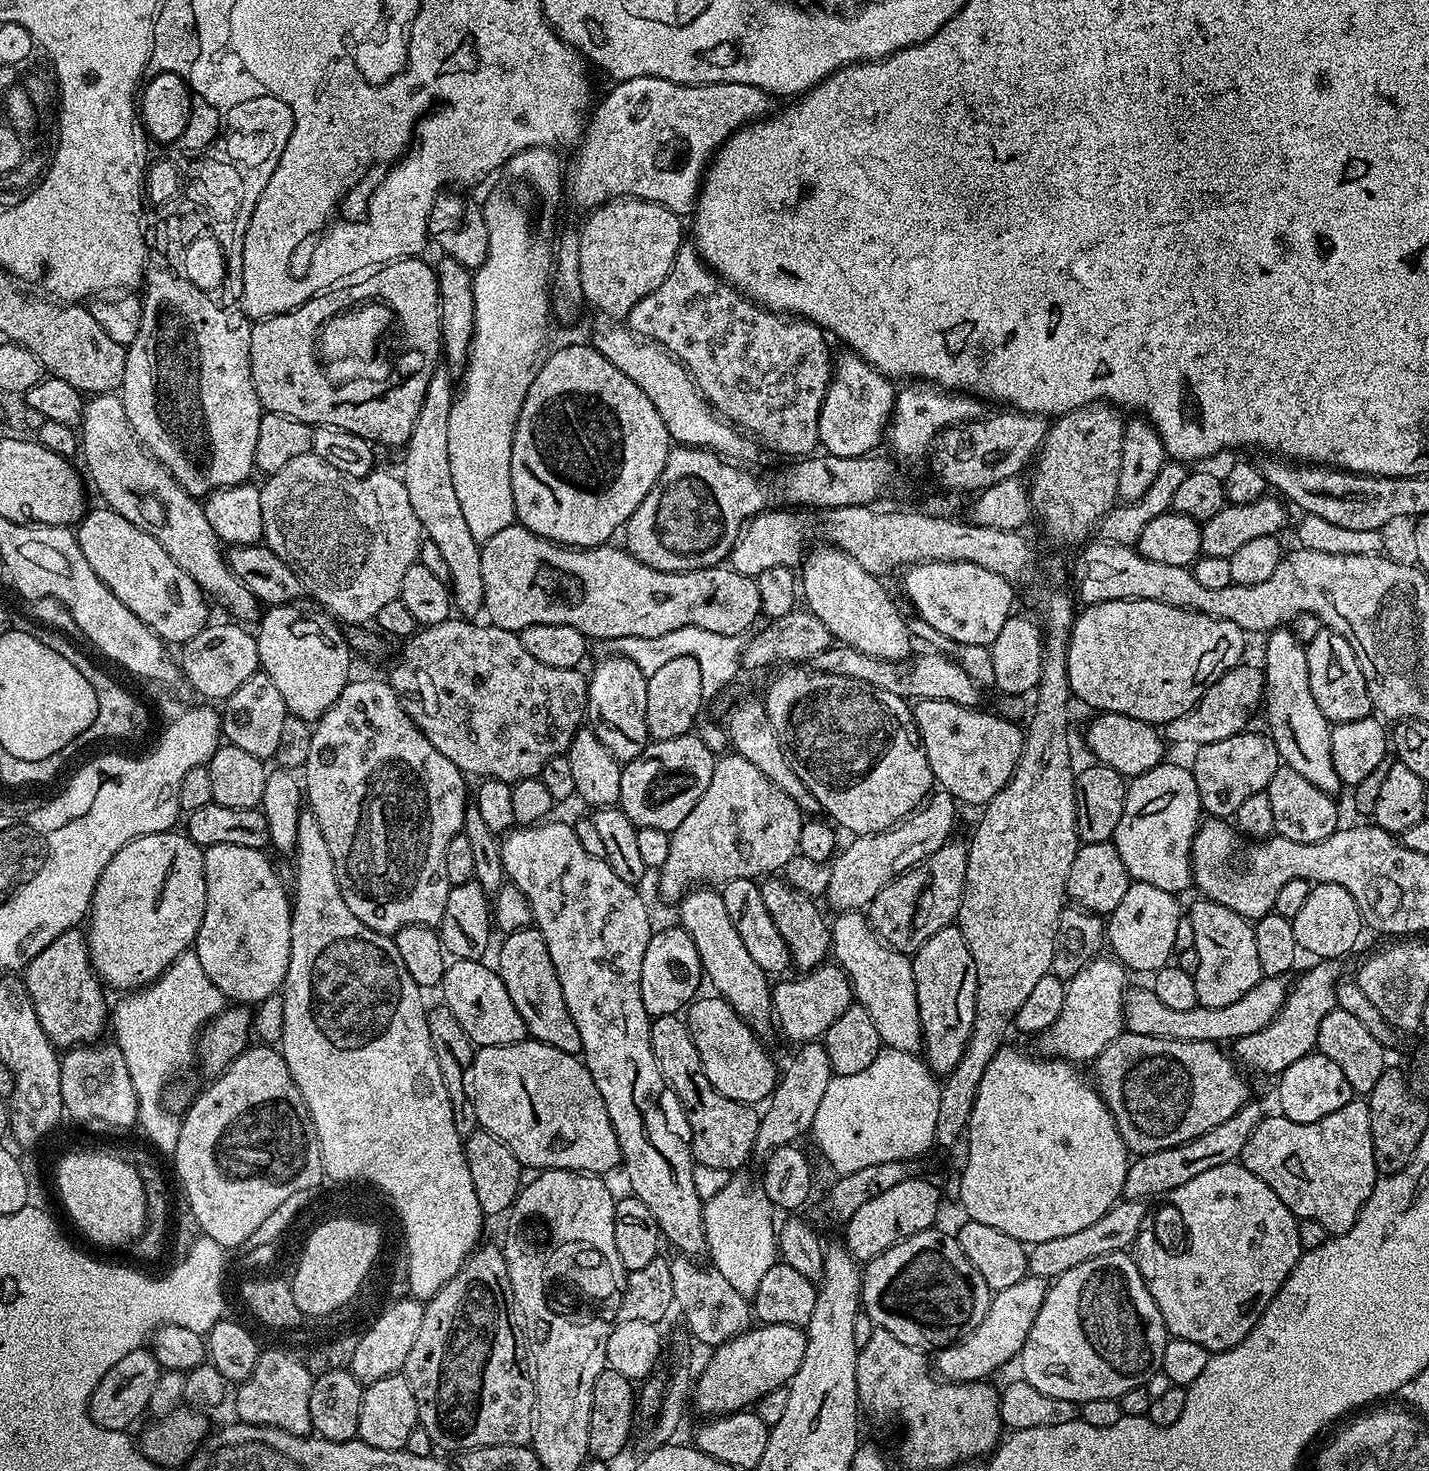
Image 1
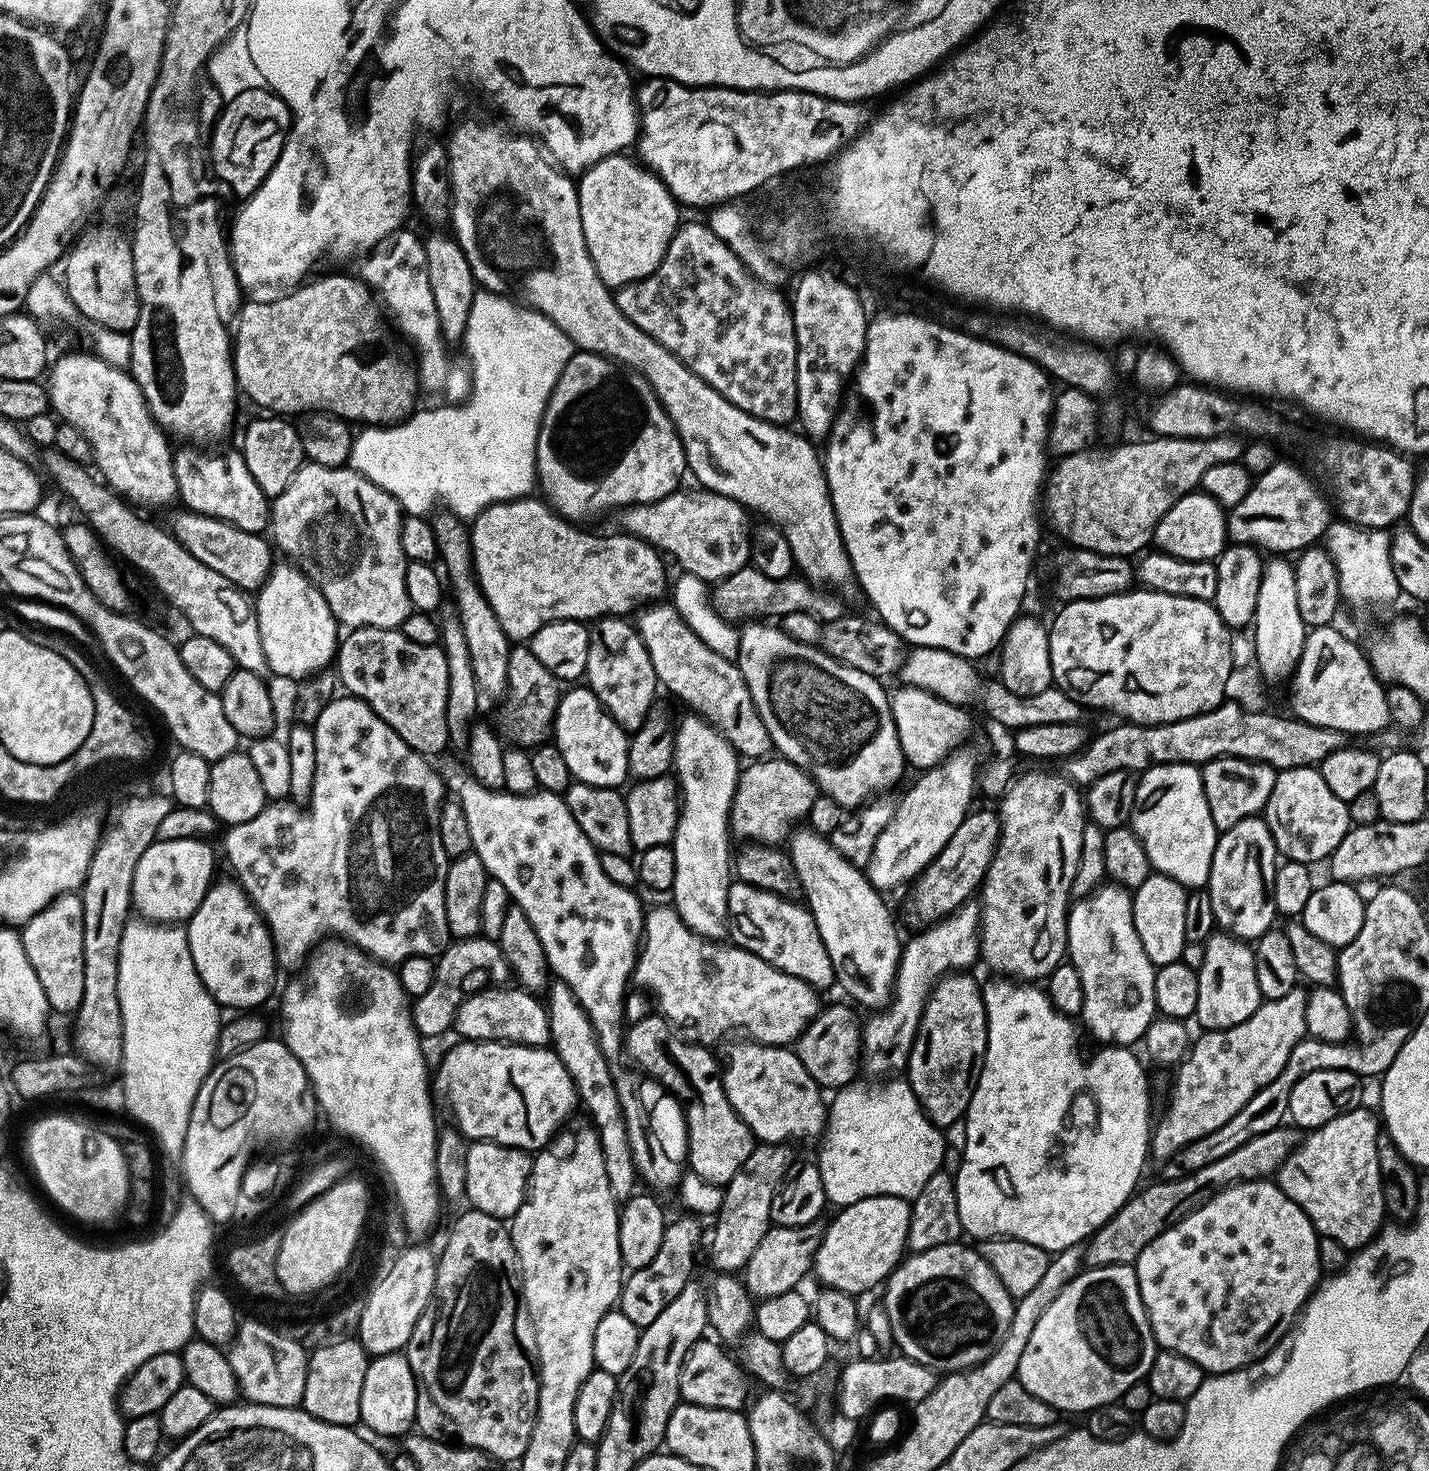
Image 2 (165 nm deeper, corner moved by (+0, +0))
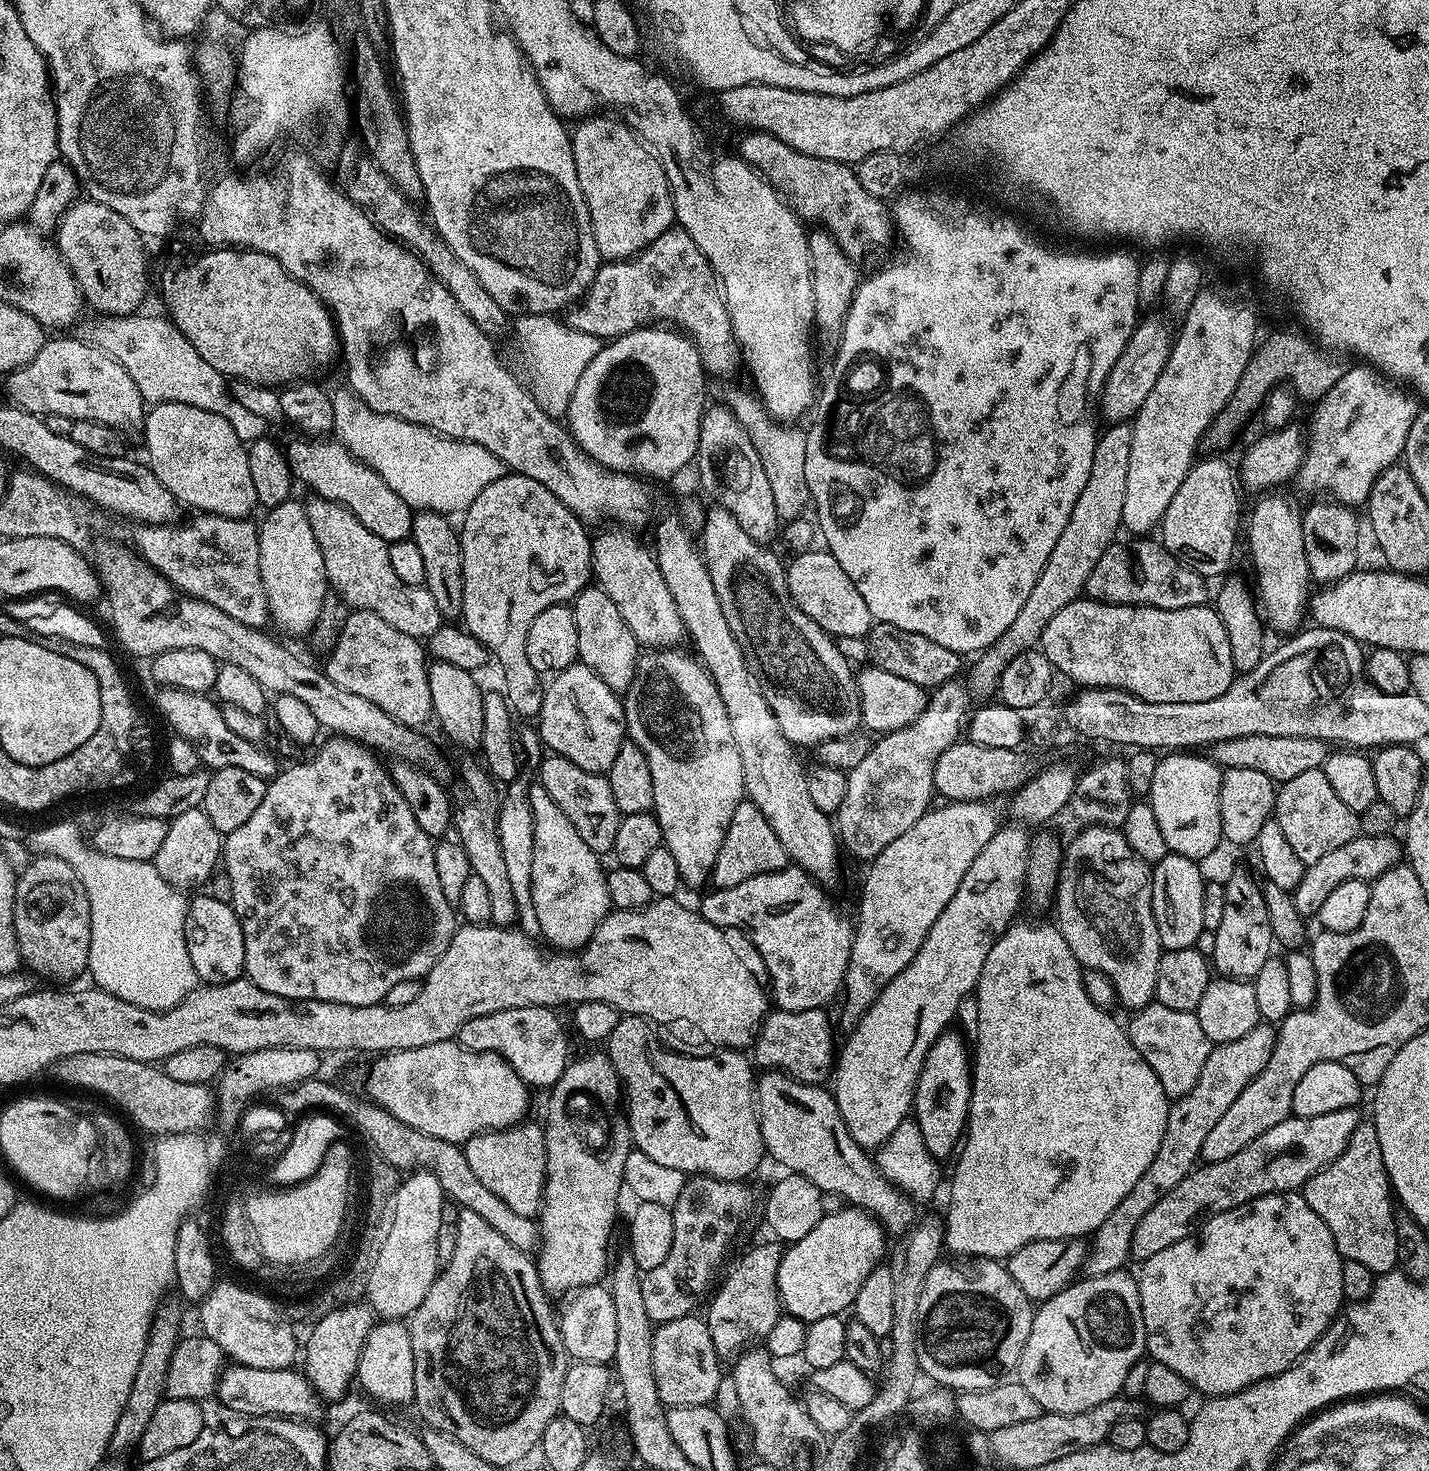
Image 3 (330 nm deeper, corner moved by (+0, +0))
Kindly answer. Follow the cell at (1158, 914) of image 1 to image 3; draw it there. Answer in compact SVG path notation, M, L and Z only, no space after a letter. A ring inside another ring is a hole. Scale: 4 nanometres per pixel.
M1171 854L1163 856L1152 868L1152 909L1164 952L1193 947L1204 931L1202 894L1206 876L1200 873L1200 868L1201 865L1195 860Z

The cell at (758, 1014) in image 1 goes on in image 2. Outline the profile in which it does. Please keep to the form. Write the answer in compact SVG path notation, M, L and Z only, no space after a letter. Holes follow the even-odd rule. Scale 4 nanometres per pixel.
M687 714L674 724L672 733L672 767L678 785L678 815L676 829L670 845L674 854L674 882L670 893L671 907L690 926L694 934L702 934L708 940L723 941L728 936L728 888L734 882L734 852L728 849L730 829L728 814L736 792L737 778L742 771L741 757L699 714Z

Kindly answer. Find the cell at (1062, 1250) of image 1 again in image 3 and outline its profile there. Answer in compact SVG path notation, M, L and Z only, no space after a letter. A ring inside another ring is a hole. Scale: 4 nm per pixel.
M1347 1108L1318 1114L1318 1118L1291 1115L1278 1122L1278 1126L1266 1130L1266 1134L1258 1134L1258 1138L1254 1138L1250 1146L1242 1146L1238 1154L1222 1162L1201 1163L1193 1168L1189 1176L1182 1178L1182 1182L1142 1218L1134 1230L1131 1259L1143 1262L1154 1258L1154 1254L1166 1250L1166 1246L1174 1246L1174 1242L1182 1242L1182 1238L1193 1235L1214 1214L1234 1210L1266 1194L1303 1189L1311 1176L1321 1172L1346 1150L1354 1130L1362 1122L1358 1113L1356 1108Z

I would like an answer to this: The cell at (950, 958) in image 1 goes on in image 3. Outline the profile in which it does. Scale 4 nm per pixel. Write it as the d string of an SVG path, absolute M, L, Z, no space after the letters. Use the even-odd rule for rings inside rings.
M943 1032L934 1046L930 1046L916 1083L914 1119L918 1130L922 1130L922 1142L926 1142L926 1150L930 1150L938 1162L944 1162L948 1155L951 1157L957 1151L968 1126L968 1107L972 1097L972 1060L969 1045L968 1048L964 1045L965 1037L957 1032Z

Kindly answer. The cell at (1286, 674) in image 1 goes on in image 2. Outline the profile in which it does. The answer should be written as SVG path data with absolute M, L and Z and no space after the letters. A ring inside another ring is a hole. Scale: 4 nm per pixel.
M1272 558L1265 563L1262 586L1258 586L1258 606L1251 627L1256 628L1254 663L1260 668L1263 679L1268 682L1291 681L1310 631L1308 625L1302 622L1302 613L1298 610L1298 582L1291 559Z

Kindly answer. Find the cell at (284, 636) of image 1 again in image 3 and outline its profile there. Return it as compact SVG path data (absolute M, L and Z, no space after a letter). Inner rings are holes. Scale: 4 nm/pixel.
M290 498L278 506L267 509L264 521L259 521L260 533L260 577L262 586L268 595L268 615L280 628L300 636L311 633L314 622L318 618L318 610L322 610L325 594L330 590L326 566L322 562L322 550L318 550L318 542L314 538L314 530L310 530L308 509L296 498Z

